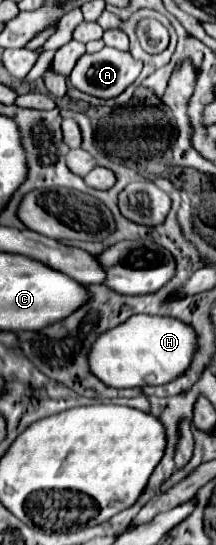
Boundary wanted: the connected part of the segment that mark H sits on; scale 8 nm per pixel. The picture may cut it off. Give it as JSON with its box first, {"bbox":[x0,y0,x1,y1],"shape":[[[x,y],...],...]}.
{"bbox":[89,316,195,388],"shape":[[[131,316],[131,320],[119,324],[119,328],[111,328],[95,340],[89,352],[89,368],[91,374],[97,376],[105,386],[111,388],[143,388],[143,386],[159,386],[181,376],[195,352],[195,332],[191,326],[163,316]]]}

